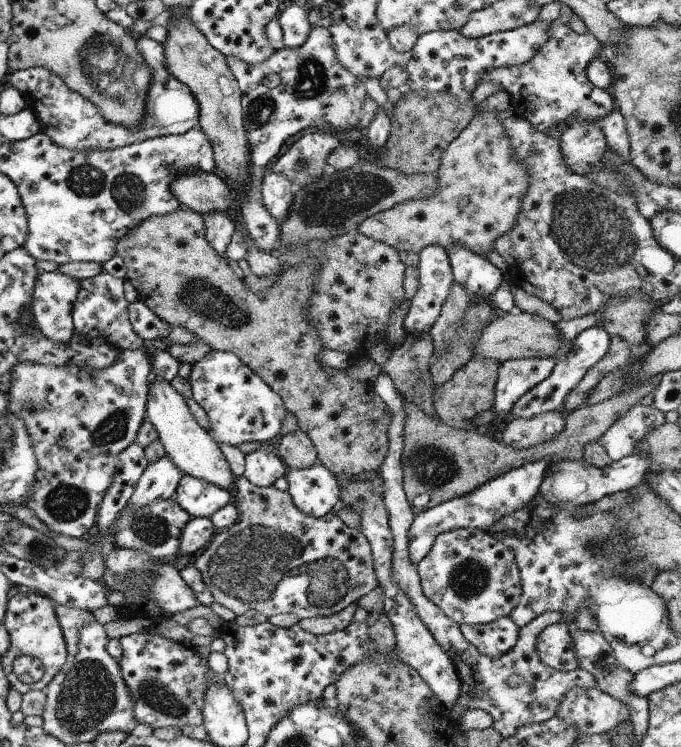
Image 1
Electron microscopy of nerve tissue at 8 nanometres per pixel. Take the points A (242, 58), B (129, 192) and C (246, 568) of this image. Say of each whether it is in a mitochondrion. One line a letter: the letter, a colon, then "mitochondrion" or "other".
A: other
B: mitochondrion
C: mitochondrion

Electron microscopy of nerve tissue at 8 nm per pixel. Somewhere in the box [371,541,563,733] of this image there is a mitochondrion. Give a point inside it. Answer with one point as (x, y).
(462, 584)

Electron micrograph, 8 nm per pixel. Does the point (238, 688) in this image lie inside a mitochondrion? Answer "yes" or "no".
no

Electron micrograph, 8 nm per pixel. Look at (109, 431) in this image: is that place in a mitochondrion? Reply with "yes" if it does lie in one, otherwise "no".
yes

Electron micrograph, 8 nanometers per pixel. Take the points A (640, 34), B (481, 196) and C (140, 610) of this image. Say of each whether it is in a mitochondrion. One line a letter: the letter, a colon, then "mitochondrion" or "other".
A: other
B: other
C: other

